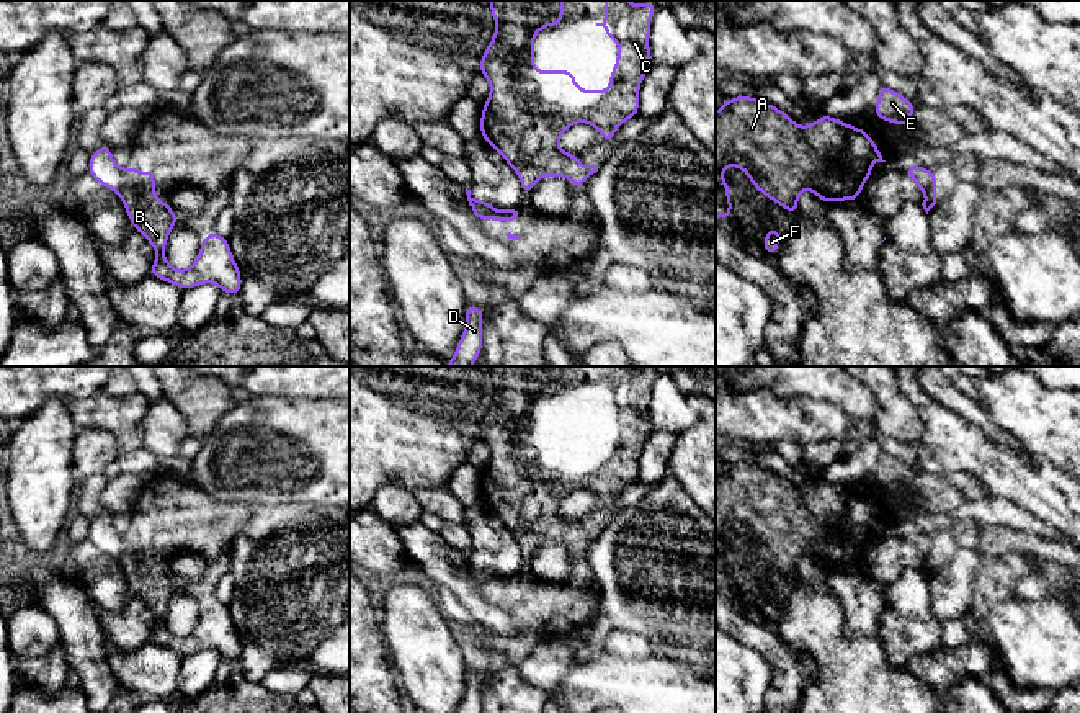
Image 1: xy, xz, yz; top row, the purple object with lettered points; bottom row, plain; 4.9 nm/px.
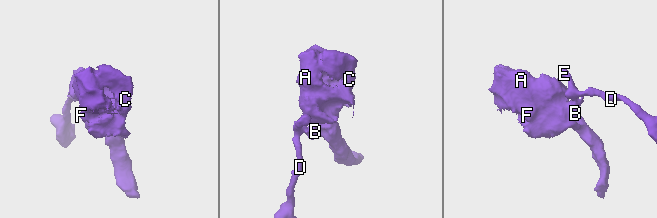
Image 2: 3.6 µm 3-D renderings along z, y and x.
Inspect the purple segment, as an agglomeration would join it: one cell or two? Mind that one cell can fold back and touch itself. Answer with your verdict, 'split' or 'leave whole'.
split

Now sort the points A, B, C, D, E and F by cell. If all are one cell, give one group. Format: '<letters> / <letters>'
A B C F / D E

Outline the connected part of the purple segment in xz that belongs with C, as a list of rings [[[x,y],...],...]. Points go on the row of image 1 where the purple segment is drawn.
[[[489,0],[489,5],[497,28],[479,64],[479,72],[490,83],[489,98],[482,105],[480,137],[520,177],[523,195],[531,195],[534,183],[549,175],[567,178],[582,190],[600,167],[580,167],[578,154],[560,149],[560,136],[575,123],[587,123],[600,131],[601,141],[613,141],[618,128],[639,114],[642,78],[654,64],[649,38],[655,2],[605,0],[605,21],[596,26],[603,26],[608,39],[619,46],[608,90],[582,90],[573,82],[575,70],[534,69],[534,38],[546,26],[564,23],[564,0]]]

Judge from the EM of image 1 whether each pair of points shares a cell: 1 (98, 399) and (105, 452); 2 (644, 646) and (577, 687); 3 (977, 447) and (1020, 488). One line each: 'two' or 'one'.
1: two
2: two
3: one

